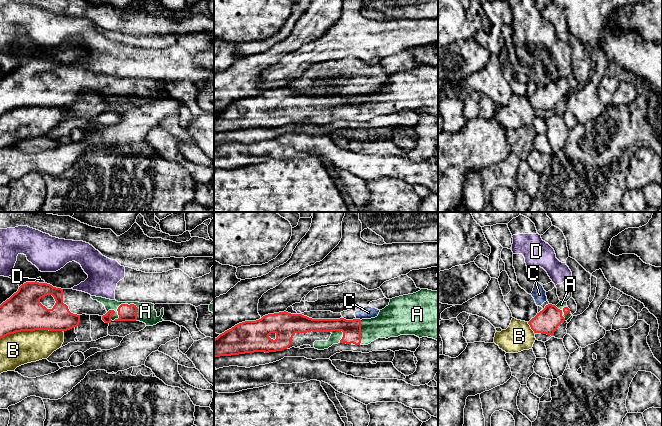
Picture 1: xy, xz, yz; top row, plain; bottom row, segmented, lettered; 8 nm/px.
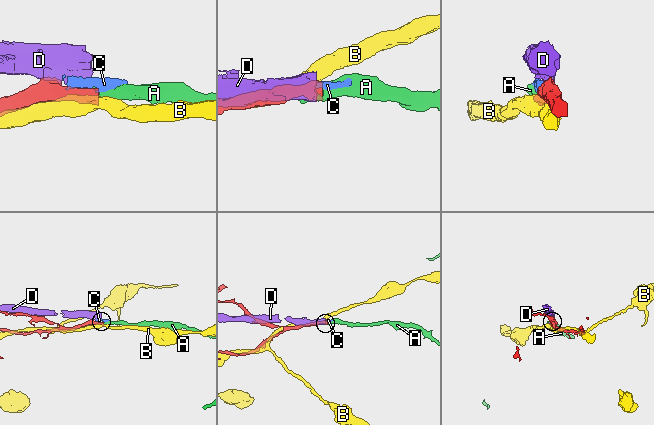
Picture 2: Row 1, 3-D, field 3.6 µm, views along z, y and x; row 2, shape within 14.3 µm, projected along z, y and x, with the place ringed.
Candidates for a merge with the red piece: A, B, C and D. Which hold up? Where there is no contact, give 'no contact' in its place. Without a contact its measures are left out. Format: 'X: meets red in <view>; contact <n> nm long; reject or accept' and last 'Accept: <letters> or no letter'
A: meets red in xy; contact 260 nm long; accept
B: meets red in xy; contact 500 nm long; reject
C: meets red in xz; contact 40 nm long; reject
D: meets red in xy; contact 80 nm long; reject
Accept: A

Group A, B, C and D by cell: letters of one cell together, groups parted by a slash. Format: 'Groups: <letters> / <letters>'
Groups: A / B / C D

